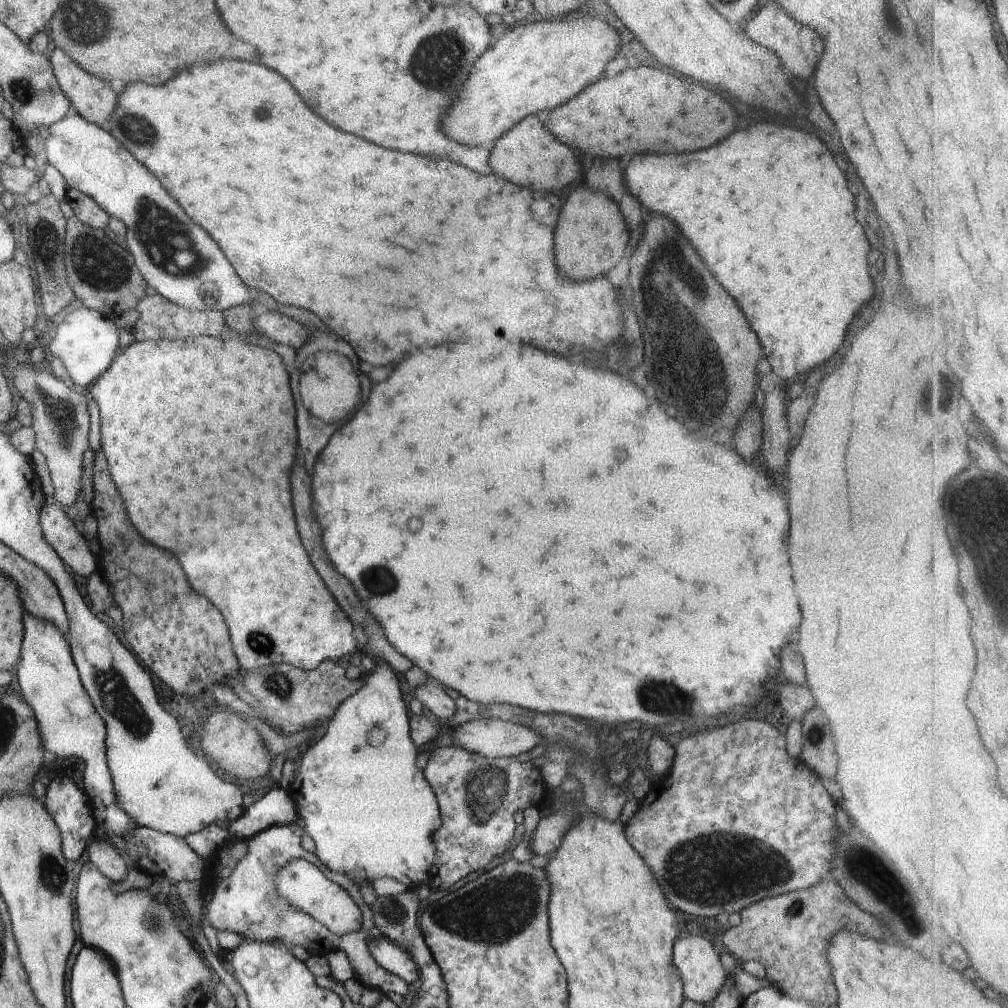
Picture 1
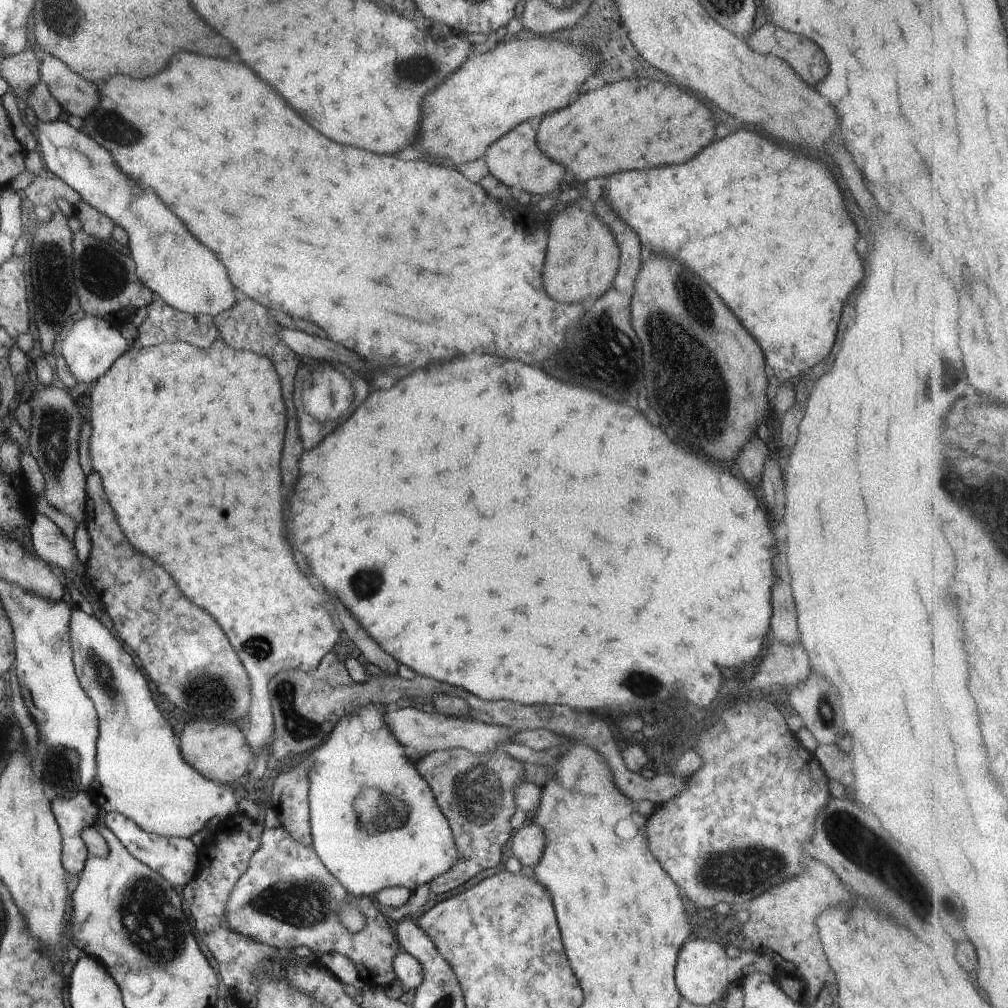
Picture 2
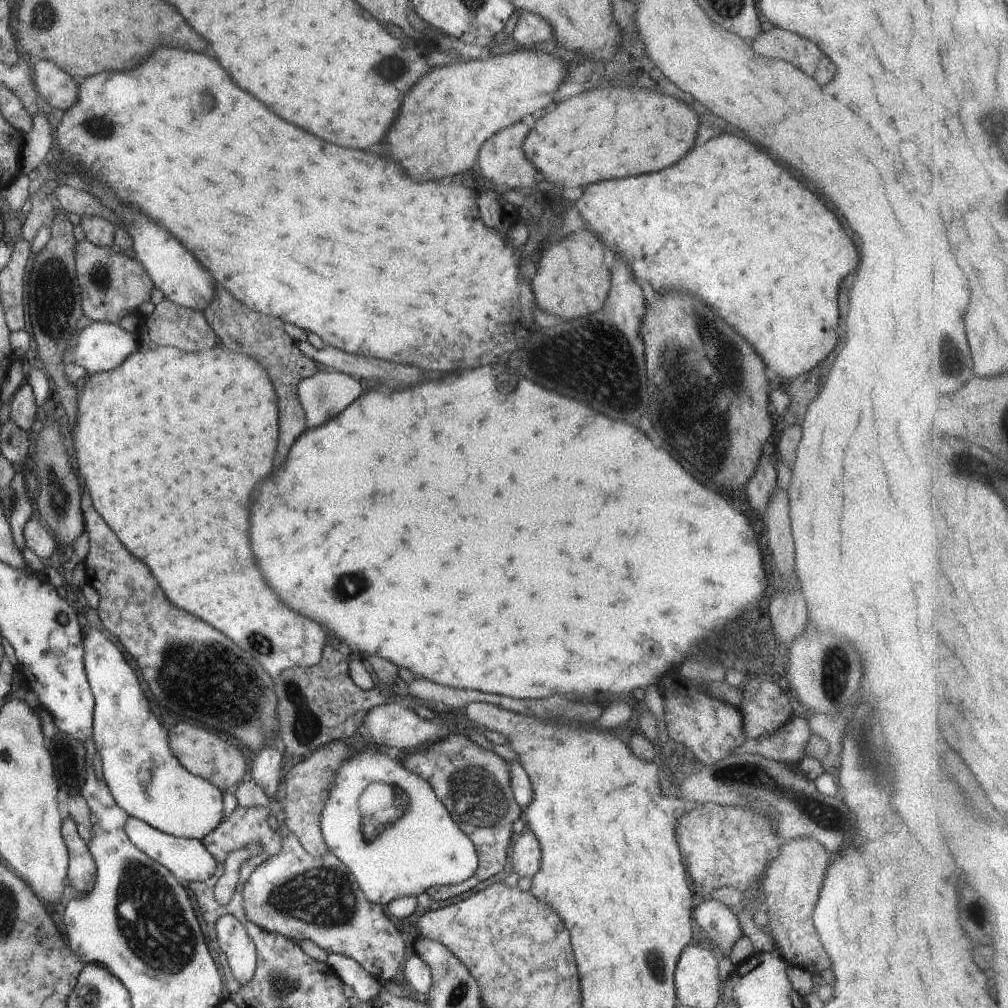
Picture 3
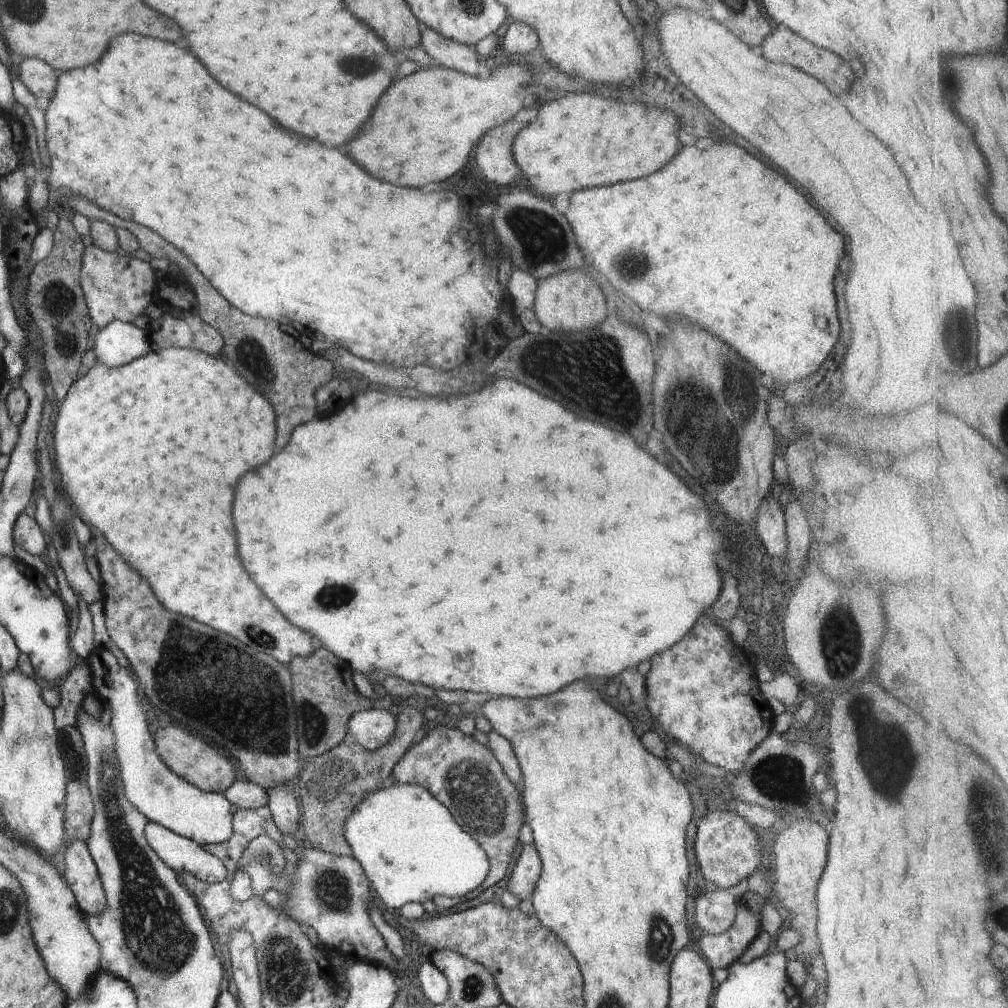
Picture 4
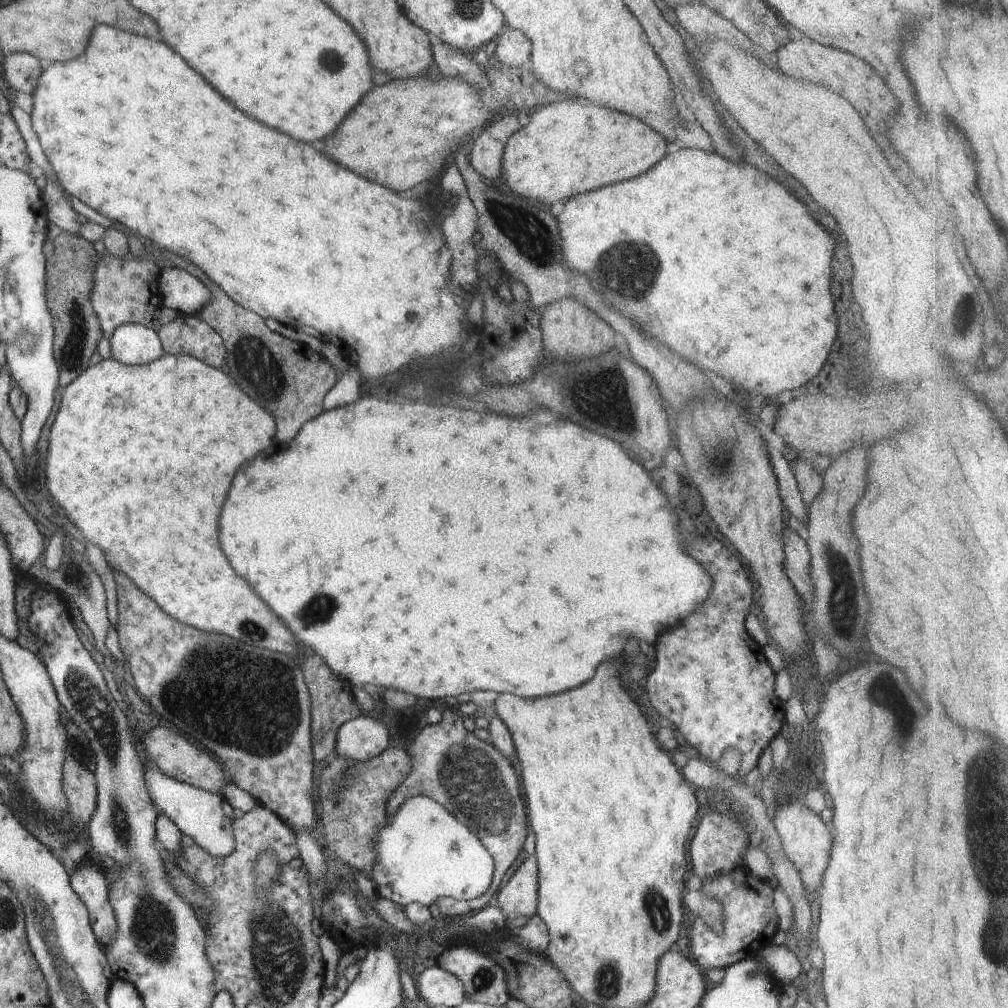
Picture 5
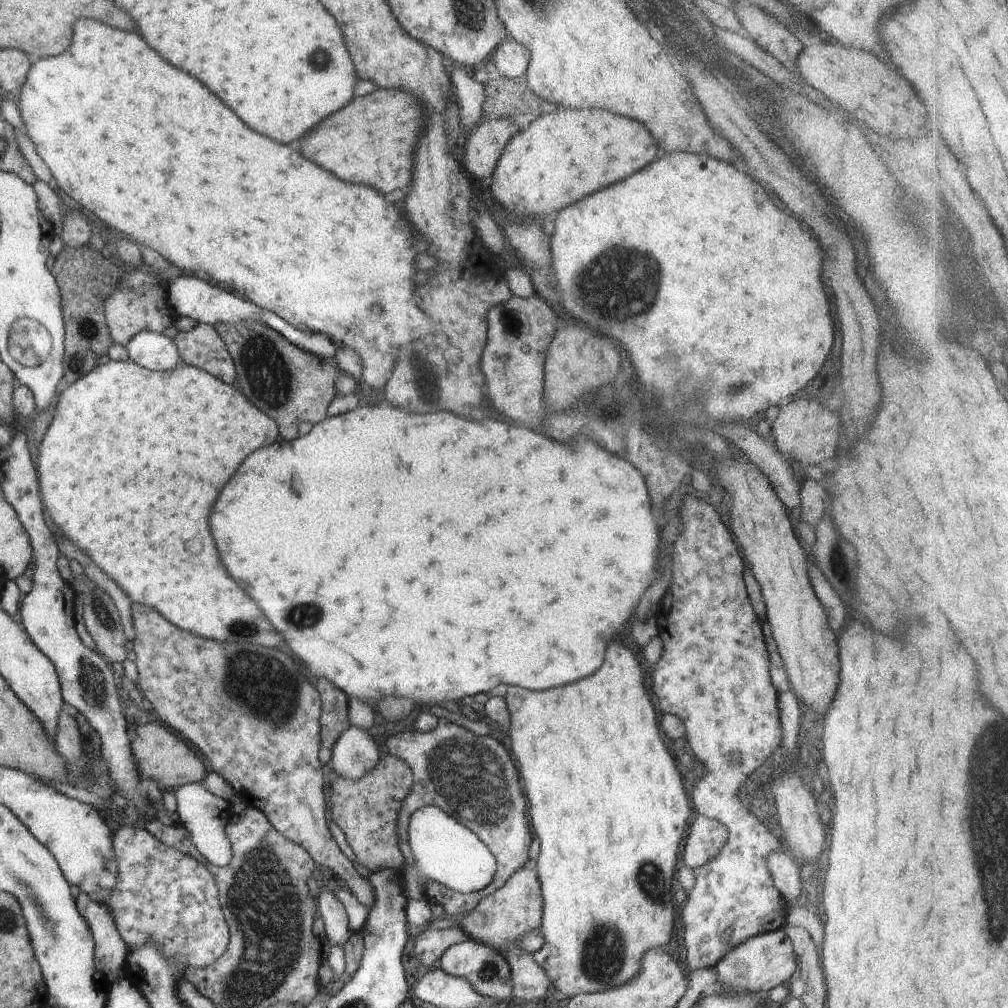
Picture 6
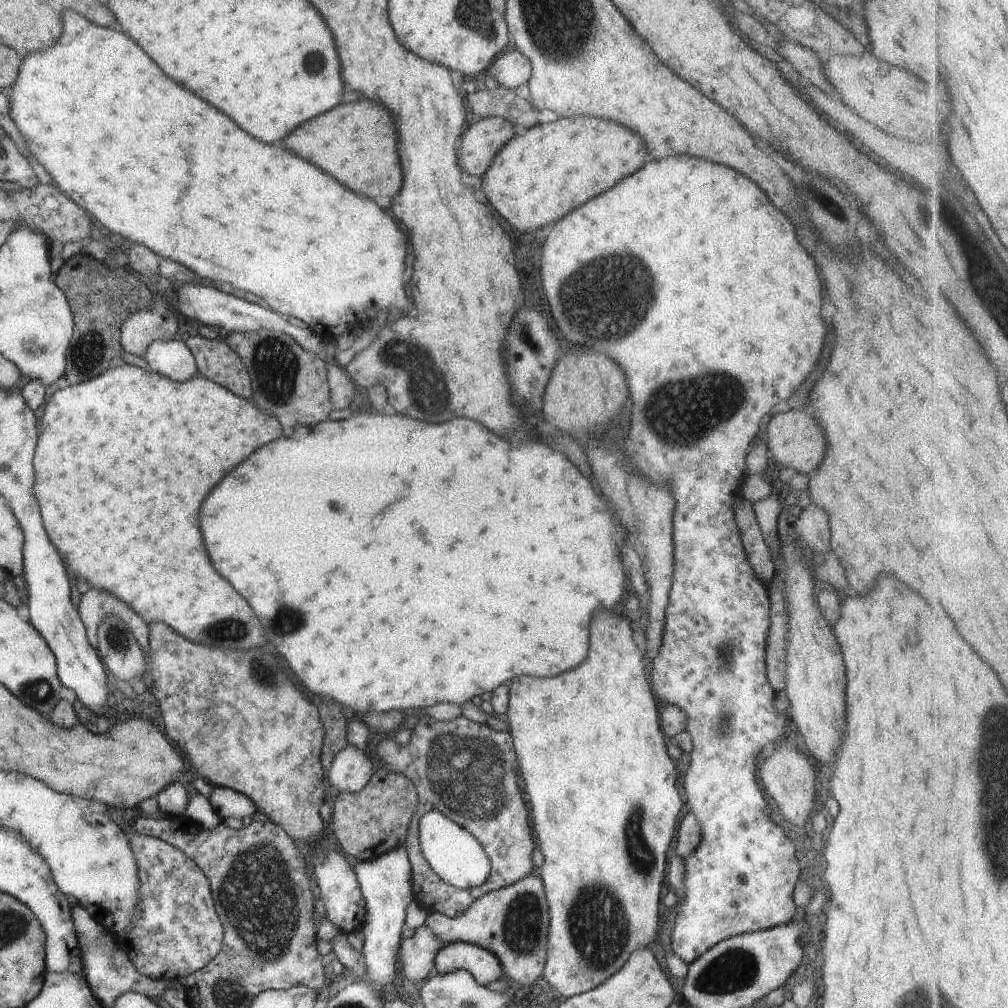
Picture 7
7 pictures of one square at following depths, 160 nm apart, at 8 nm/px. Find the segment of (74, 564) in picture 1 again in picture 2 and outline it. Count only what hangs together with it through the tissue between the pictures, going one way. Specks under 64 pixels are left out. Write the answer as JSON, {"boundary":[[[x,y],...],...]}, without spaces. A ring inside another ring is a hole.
{"boundary":[[[34,513],[30,517],[28,530],[34,553],[48,566],[56,564],[56,566],[68,568],[70,572],[75,573],[72,566],[76,562],[81,563],[77,559],[74,544],[68,542],[58,526],[49,517]]]}

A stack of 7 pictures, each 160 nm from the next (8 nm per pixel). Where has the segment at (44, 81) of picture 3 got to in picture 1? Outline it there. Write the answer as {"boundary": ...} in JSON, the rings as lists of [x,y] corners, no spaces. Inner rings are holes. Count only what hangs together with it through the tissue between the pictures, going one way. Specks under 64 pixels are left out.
{"boundary":[[[56,48],[48,59],[52,65],[53,73],[62,89],[68,97],[70,104],[76,108],[78,114],[89,123],[103,125],[107,118],[115,110],[118,100],[117,94],[106,80],[101,81],[98,77],[85,71],[79,64],[76,64],[63,50]]]}

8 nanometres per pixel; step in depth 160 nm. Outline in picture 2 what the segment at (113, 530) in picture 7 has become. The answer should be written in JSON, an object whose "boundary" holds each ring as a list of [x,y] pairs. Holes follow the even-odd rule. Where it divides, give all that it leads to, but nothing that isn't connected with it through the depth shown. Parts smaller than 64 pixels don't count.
{"boundary":[[[182,342],[164,343],[146,348],[132,347],[126,351],[126,354],[117,358],[112,368],[95,381],[86,390],[86,393],[92,400],[92,406],[90,406],[92,434],[90,434],[88,443],[90,462],[93,471],[100,477],[107,501],[112,504],[112,510],[118,518],[117,523],[122,528],[124,536],[141,553],[149,557],[152,554],[151,559],[166,568],[166,572],[176,582],[178,590],[192,604],[203,608],[222,626],[224,634],[228,636],[230,644],[234,646],[238,658],[242,660],[242,664],[250,676],[252,708],[248,715],[250,728],[248,728],[245,739],[256,759],[256,755],[260,754],[264,748],[274,744],[275,722],[268,690],[269,680],[280,671],[288,669],[298,669],[305,673],[312,672],[326,656],[326,653],[332,651],[340,633],[334,627],[332,618],[326,614],[320,594],[312,588],[310,580],[302,574],[302,570],[298,570],[298,564],[294,562],[294,556],[292,556],[292,548],[284,538],[280,464],[278,462],[280,462],[280,452],[282,452],[282,444],[284,444],[286,408],[284,408],[282,392],[280,392],[280,380],[276,376],[272,361],[246,349],[232,350],[226,344],[222,344],[220,348],[212,346],[206,350],[198,350],[198,348],[182,344]]]}

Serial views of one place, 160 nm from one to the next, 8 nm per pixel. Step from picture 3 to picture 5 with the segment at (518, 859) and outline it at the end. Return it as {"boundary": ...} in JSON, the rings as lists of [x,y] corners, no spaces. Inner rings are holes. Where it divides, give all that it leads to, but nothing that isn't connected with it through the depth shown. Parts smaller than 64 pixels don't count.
{"boundary":[[[529,855],[506,886],[498,891],[496,906],[504,913],[505,920],[533,917],[537,914],[538,889],[537,856]]]}

